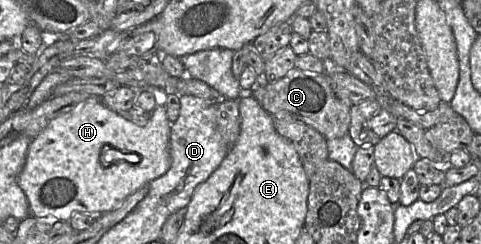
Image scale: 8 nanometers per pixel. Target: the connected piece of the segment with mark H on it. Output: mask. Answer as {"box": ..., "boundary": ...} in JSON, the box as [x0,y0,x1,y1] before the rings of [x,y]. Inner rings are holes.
{"box":[18,95,171,221],"boundary":[[[158,95],[160,104],[151,112],[145,126],[138,126],[108,108],[100,97],[90,96],[72,110],[53,119],[30,142],[18,183],[27,196],[32,216],[54,216],[68,221],[78,211],[109,211],[169,170],[171,123],[166,114],[166,95]],[[105,145],[123,153],[137,153],[141,160],[130,163],[115,159],[108,163],[111,149],[106,153],[104,161],[102,149]]]}

